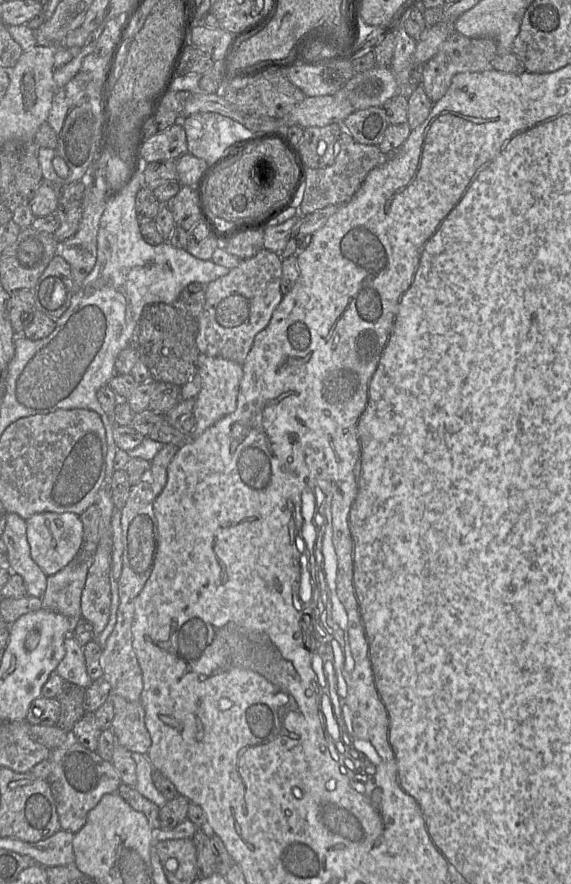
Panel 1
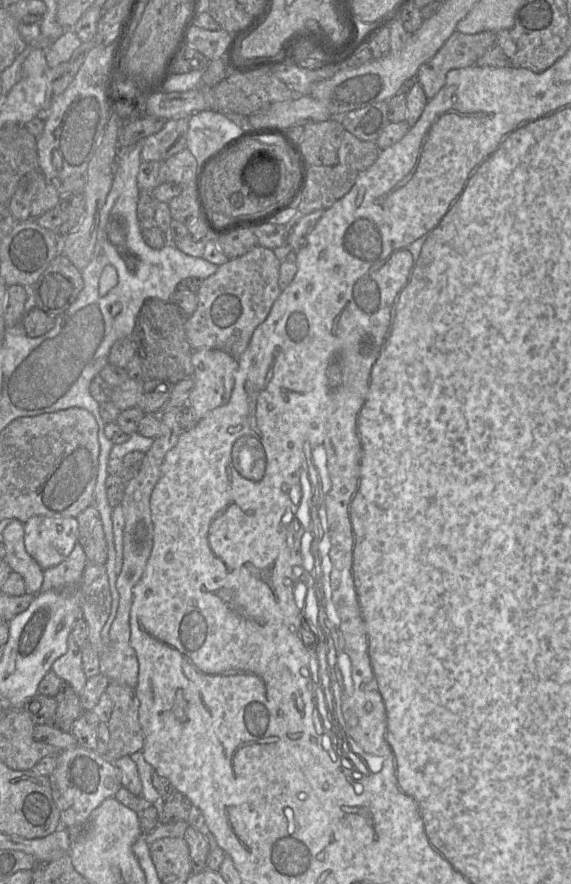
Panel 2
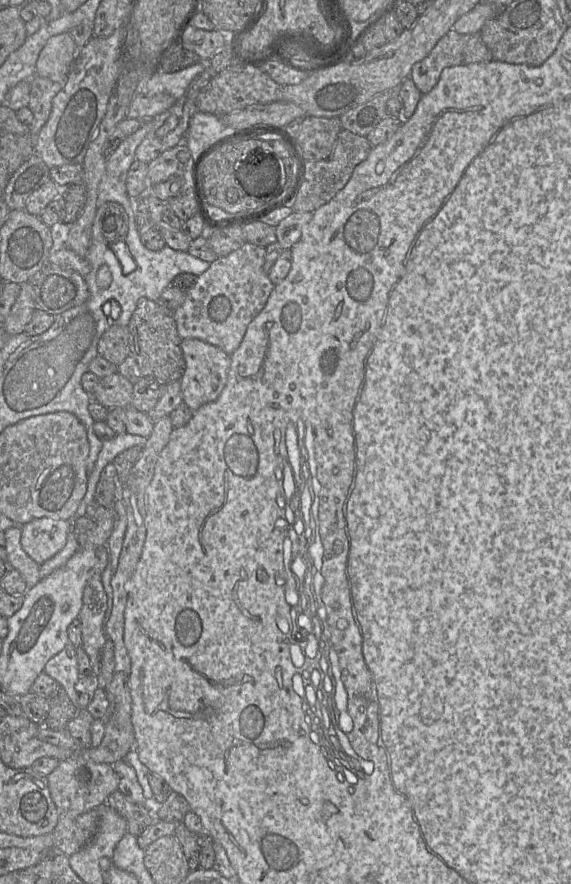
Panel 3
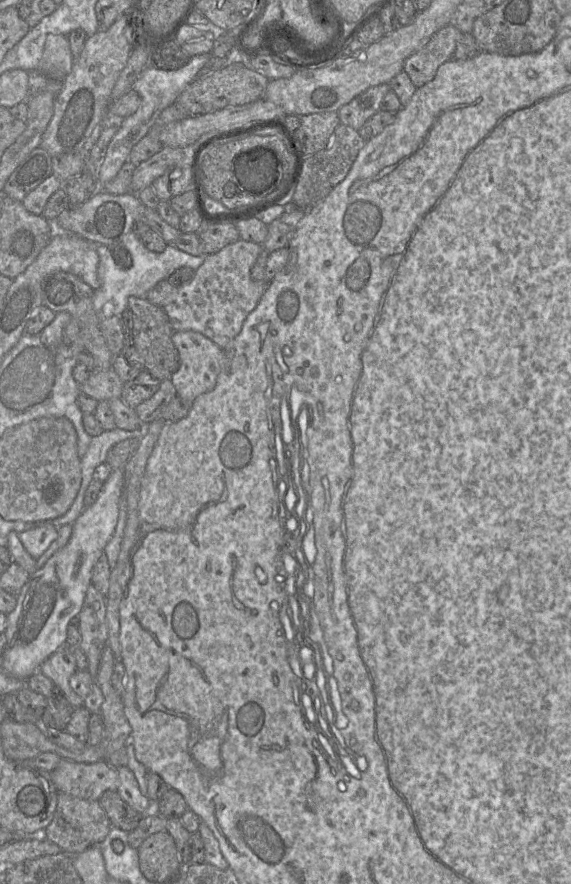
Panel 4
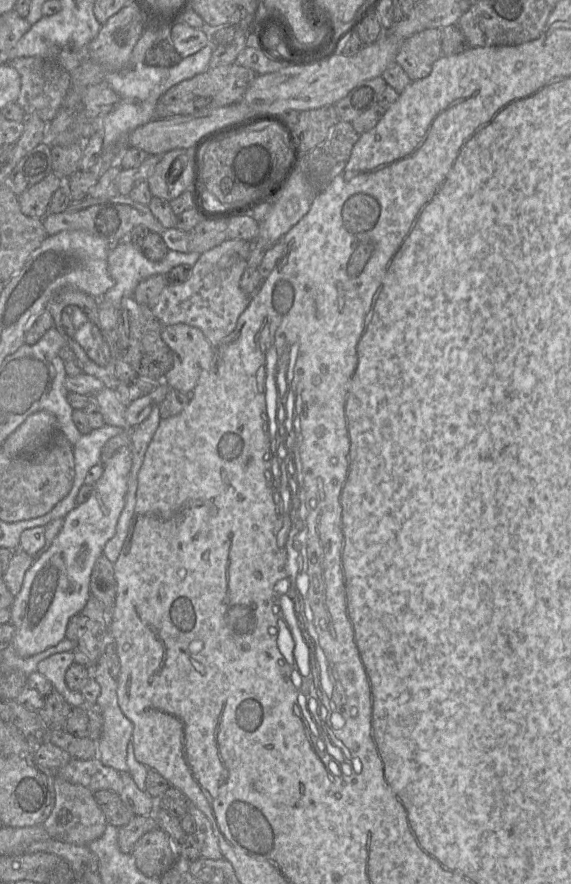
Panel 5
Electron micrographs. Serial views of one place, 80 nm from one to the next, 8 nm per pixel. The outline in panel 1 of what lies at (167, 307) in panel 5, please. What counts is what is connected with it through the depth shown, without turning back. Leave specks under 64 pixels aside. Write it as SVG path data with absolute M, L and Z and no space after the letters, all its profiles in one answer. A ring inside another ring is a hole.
M267 249L241 260L229 273L210 282L205 290L205 303L197 318L196 344L201 354L221 357L243 364L255 336L265 329L283 299L281 292L282 258Z

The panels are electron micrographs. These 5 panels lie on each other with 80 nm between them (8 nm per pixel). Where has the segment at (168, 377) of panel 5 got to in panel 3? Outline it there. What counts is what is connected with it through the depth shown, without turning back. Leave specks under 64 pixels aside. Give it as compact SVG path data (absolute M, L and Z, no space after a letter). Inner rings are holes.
M195 338L183 339L181 348L186 364L180 379L183 402L194 412L219 397L227 382L231 358L219 347Z

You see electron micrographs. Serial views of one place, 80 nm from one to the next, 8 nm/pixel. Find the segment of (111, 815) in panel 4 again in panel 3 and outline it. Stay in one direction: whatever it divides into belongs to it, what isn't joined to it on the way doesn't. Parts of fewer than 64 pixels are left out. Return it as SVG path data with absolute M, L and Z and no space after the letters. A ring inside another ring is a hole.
M118 790L108 796L105 804L127 821L127 832L136 837L157 820L153 806L136 804Z

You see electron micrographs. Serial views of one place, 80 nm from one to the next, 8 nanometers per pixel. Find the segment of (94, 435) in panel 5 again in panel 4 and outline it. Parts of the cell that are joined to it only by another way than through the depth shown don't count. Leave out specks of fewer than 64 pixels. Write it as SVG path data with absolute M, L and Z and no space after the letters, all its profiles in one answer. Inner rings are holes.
M118 427L113 430L104 430L101 435L92 437L87 452L80 459L82 473L80 489L88 488L93 480L95 469L100 464L106 462L107 454L115 444L128 438L138 438L141 440L142 437L143 429L128 431Z

